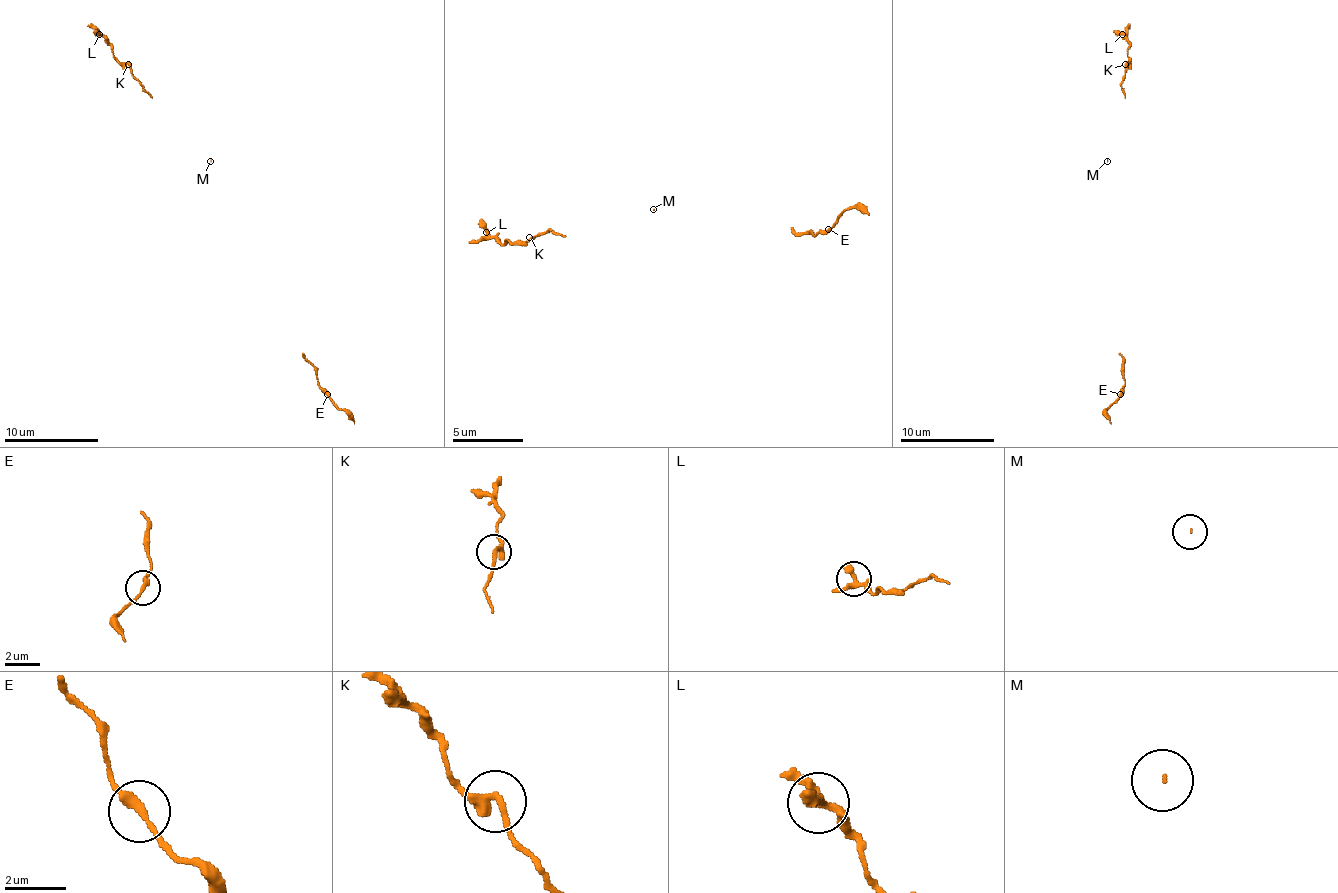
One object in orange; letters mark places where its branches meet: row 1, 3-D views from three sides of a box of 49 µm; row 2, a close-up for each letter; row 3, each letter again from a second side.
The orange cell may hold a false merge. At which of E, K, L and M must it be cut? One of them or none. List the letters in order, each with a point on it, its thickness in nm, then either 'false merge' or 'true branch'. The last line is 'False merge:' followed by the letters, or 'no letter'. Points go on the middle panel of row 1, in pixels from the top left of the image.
E: place (828, 229); calibre 240 nm; true branch
K: place (529, 237); calibre 240 nm; true branch
L: place (486, 232); calibre 360 nm; true branch
M: place (653, 209); calibre 30 nm; true branch
False merge: no letter

